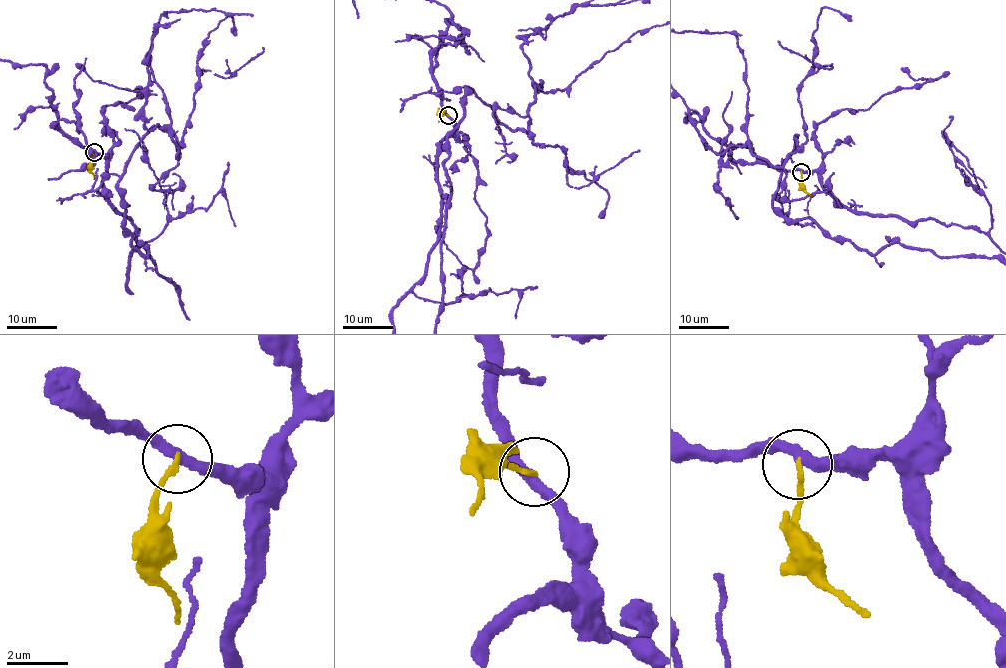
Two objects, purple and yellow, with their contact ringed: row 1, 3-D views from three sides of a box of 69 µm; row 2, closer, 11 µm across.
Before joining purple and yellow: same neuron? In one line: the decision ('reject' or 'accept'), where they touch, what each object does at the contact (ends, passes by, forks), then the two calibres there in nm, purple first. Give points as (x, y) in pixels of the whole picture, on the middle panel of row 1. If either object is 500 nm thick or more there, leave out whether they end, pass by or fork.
reject; place (448, 115); purple passes by; yellow ends; calibres 340 and 160 nm

